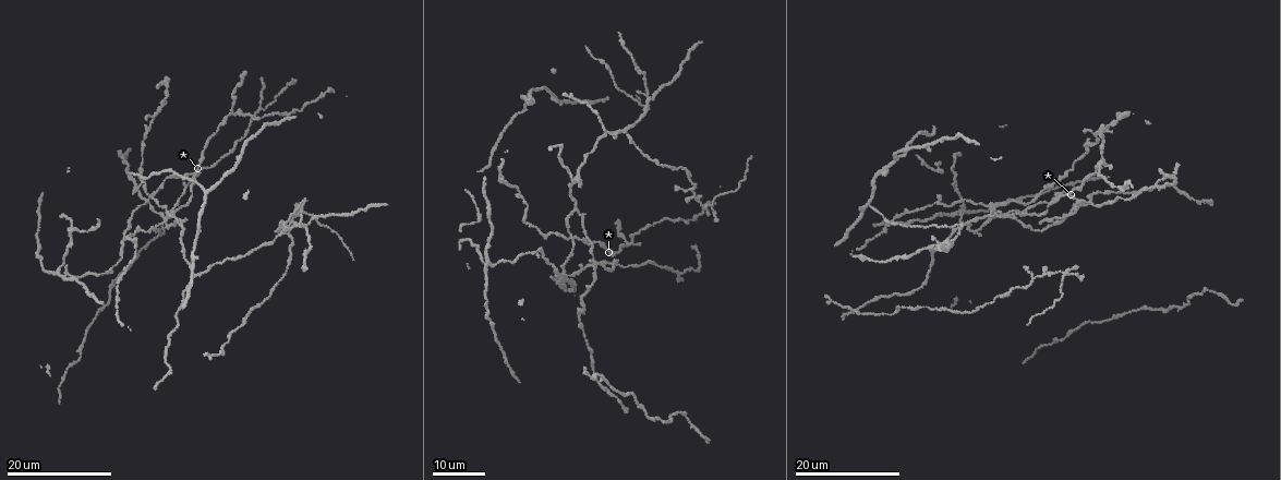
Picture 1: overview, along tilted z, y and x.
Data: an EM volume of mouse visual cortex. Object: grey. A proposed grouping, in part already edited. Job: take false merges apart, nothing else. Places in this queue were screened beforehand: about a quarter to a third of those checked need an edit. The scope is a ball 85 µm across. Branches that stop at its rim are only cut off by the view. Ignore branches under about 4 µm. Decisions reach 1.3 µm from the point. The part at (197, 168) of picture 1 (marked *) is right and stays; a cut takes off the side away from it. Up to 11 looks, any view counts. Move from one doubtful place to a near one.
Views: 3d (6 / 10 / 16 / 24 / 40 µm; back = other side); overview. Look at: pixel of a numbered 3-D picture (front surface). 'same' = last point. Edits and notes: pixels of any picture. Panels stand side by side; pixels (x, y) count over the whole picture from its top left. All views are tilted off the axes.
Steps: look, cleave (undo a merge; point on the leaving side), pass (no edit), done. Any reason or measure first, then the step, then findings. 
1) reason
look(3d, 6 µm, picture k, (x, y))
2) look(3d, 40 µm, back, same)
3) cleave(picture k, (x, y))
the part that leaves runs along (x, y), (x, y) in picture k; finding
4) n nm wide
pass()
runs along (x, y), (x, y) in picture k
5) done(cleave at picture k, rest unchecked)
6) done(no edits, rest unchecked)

arms part here
look(3d, 16 µm, picture 1, (1020, 221))

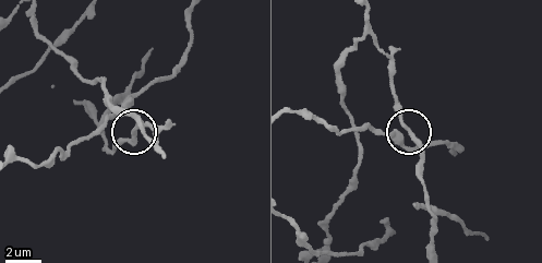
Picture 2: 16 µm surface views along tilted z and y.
look(3d, 6 µm, picture 2, (131, 129))

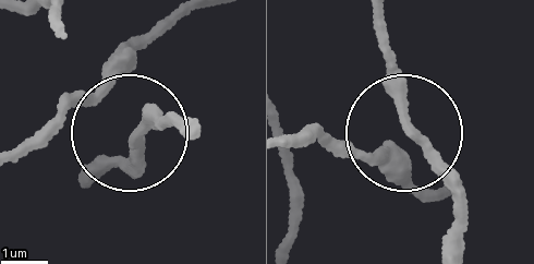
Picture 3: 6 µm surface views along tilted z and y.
160 nm wide
pass()
runs along (439, 191), (412, 188), (380, 163), (407, 128), (383, 26) in picture 3; one cell here

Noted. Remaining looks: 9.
two arms in line, one across
look(3d, 24 µm, picture 1, (610, 263))

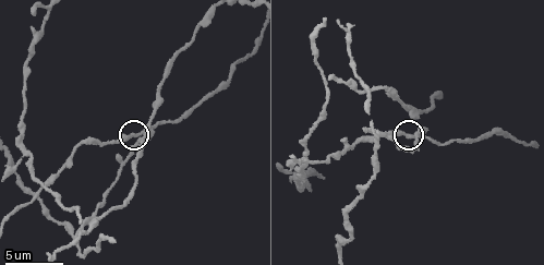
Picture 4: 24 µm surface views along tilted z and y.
look(3d, 6 µm, picture 4, (411, 137))

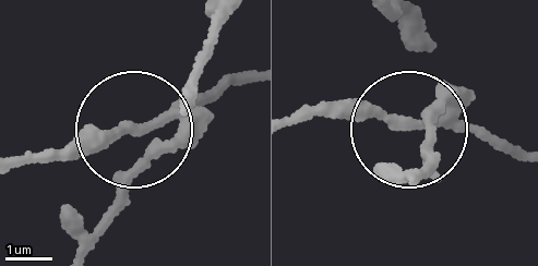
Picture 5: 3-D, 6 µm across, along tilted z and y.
side arm 37 µm
cleave(picture 5, (130, 181))
the part that leaves runs along (176, 141), (86, 238) in picture 5; two cells meet here

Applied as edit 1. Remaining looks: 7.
four or more arms meet
look(3d, 16 µm, picture 1, (229, 114))

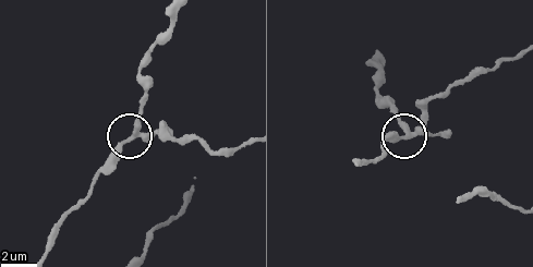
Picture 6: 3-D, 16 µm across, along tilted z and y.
look(3d, 6 µm, picture 6, (409, 133))

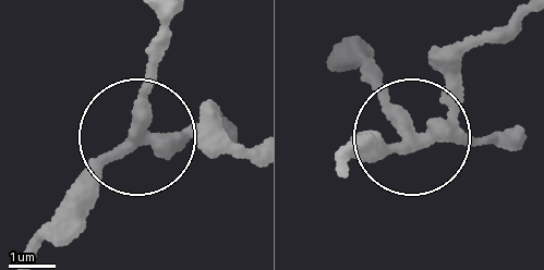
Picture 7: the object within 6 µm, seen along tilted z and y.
320 nm wide
pass()
runs along (26, 255), (84, 216), (132, 144), (146, 44) in picture 7; all the same cell

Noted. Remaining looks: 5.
side arm on a straight run
look(3d, 24 µm, picture 1, (1155, 183))

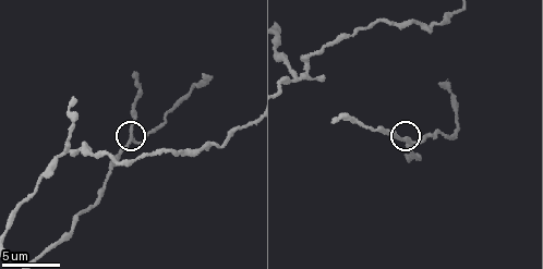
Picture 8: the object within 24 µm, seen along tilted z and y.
look(3d, 10 µm, picture 8, (132, 136))

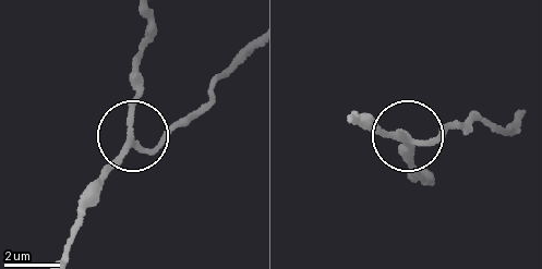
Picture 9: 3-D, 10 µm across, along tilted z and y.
side arm 7 µm
pass()
runs along (67, 251), (111, 164), (131, 145), (134, 72) in picture 9; continuous, no second cell

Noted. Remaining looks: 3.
sudden change in width
look(3d, 24 µm, picture 1, (303, 203))

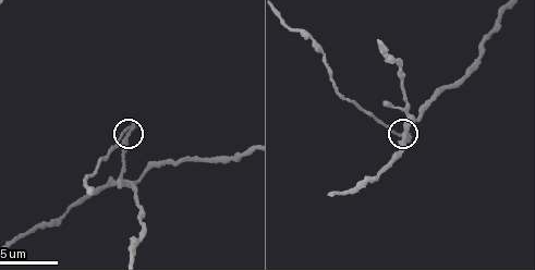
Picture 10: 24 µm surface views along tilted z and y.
look(3d, 6 µm, picture 10, (130, 130))

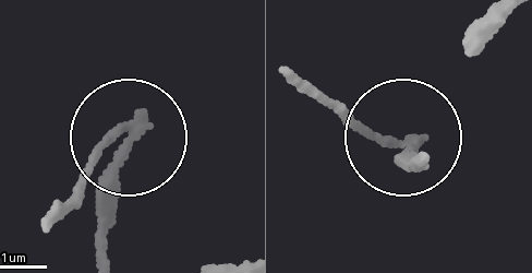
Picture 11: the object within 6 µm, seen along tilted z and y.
220 nm wide
cleave(picture 11, (96, 151))
the part that leaves runs along (128, 118), (43, 220) in picture 11; a second cell is stuck on

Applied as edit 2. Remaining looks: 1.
done(cleave at picture 5, cleave at picture 11, rest unchecked)

